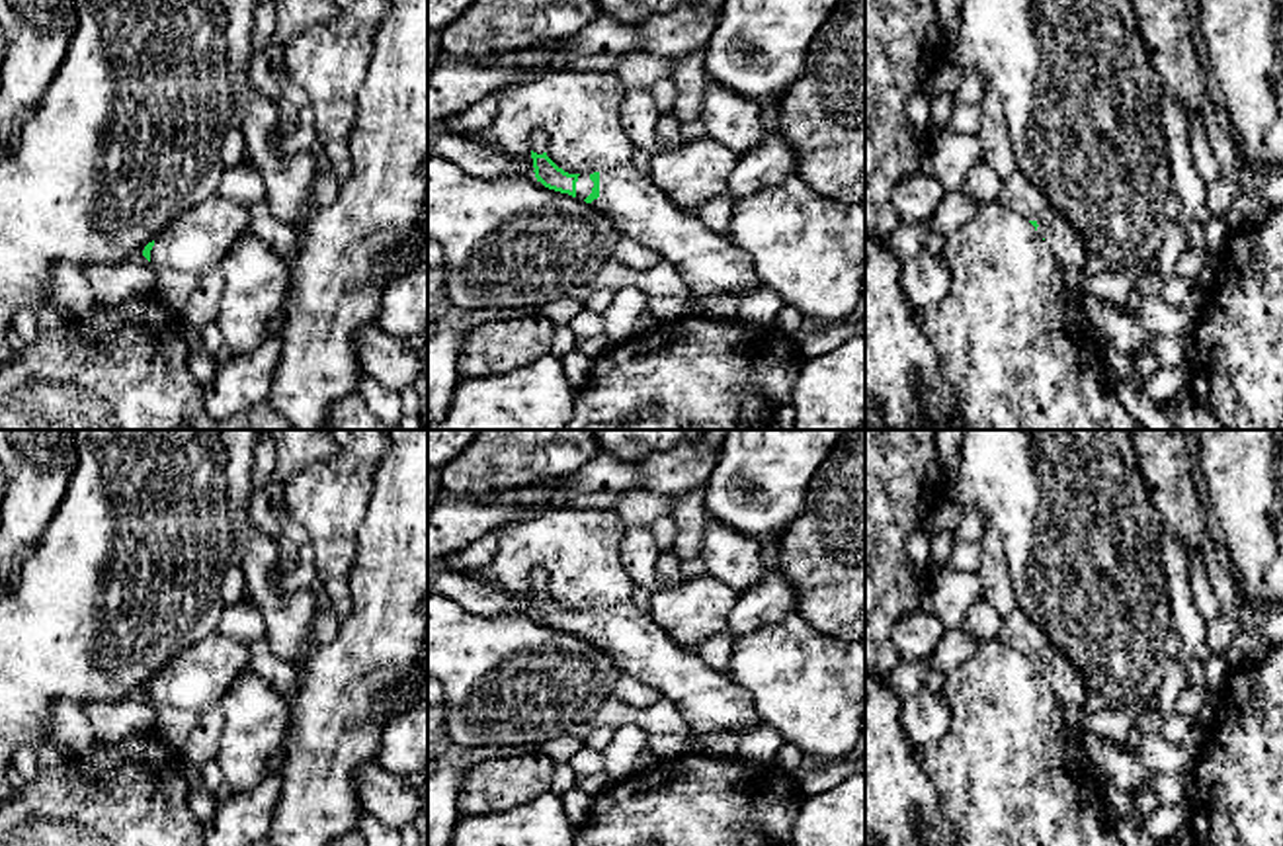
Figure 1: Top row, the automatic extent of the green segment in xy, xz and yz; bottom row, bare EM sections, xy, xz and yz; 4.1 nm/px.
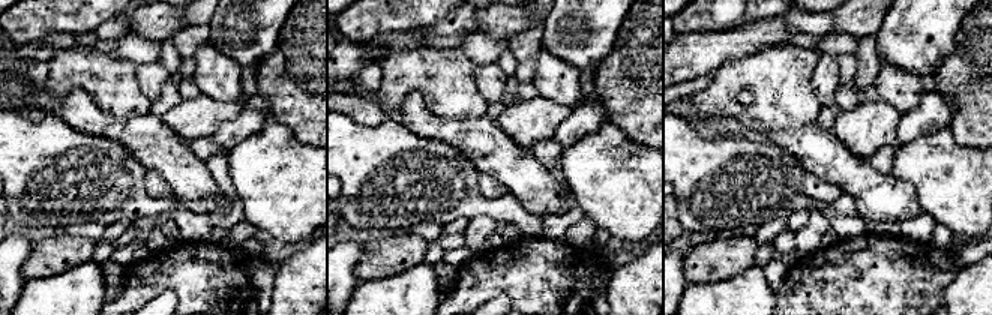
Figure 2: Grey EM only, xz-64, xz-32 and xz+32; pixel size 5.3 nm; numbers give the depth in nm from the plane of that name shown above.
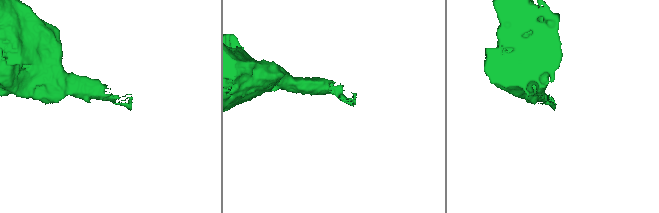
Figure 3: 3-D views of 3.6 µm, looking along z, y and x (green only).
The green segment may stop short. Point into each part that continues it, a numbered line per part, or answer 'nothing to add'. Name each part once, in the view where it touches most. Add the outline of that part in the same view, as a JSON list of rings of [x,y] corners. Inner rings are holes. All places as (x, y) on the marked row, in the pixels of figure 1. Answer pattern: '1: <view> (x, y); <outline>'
1: xz (707, 262); [[[633,164],[600,172],[600,197],[592,205],[601,211],[621,236],[652,248],[670,262],[687,289],[699,297],[744,293],[760,285],[752,256],[726,234],[709,231],[695,211],[674,205],[668,195]]]

